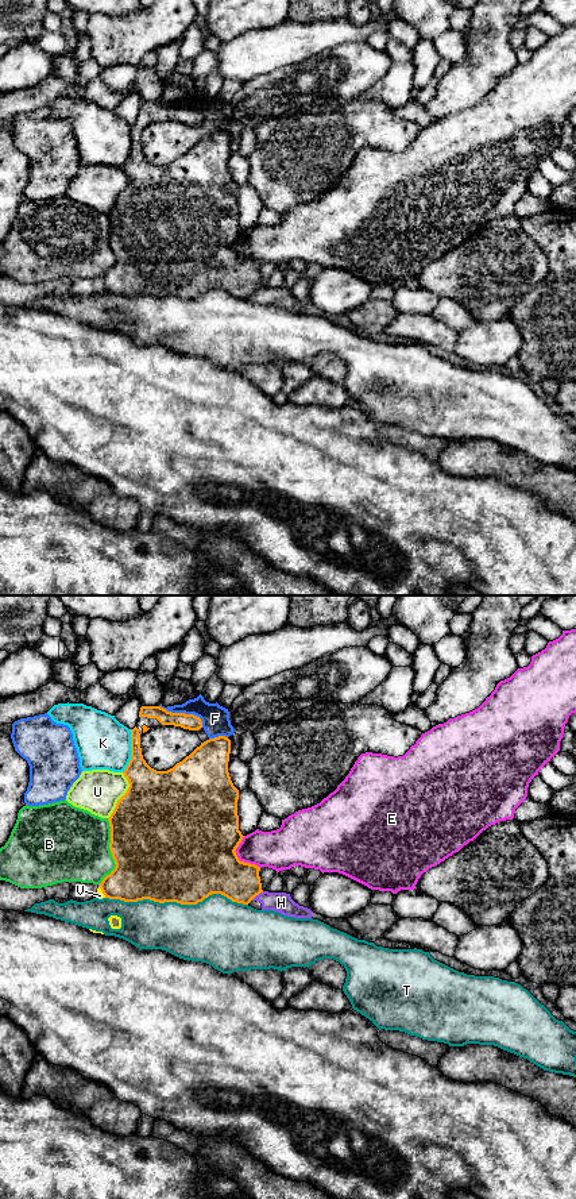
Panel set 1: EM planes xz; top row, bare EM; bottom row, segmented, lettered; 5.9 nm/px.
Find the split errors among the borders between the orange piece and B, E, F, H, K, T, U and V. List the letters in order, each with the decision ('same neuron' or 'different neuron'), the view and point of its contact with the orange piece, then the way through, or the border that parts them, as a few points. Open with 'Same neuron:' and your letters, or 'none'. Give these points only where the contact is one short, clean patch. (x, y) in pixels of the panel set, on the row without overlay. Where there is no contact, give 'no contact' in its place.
Same neuron: none
B: different neuron; contact xz (111, 247)
E: different neuron; contact xz (238, 253)
F: different neuron; contact xz (184, 108)
H: different neuron; contact xz (256, 289); border xz (263, 286), (251, 295)
K: different neuron; contact xz (131, 146)
T: different neuron; contact xz (177, 297)
U: different neuron; contact xz (123, 191)
V: different neuron; contact xz (101, 285)

